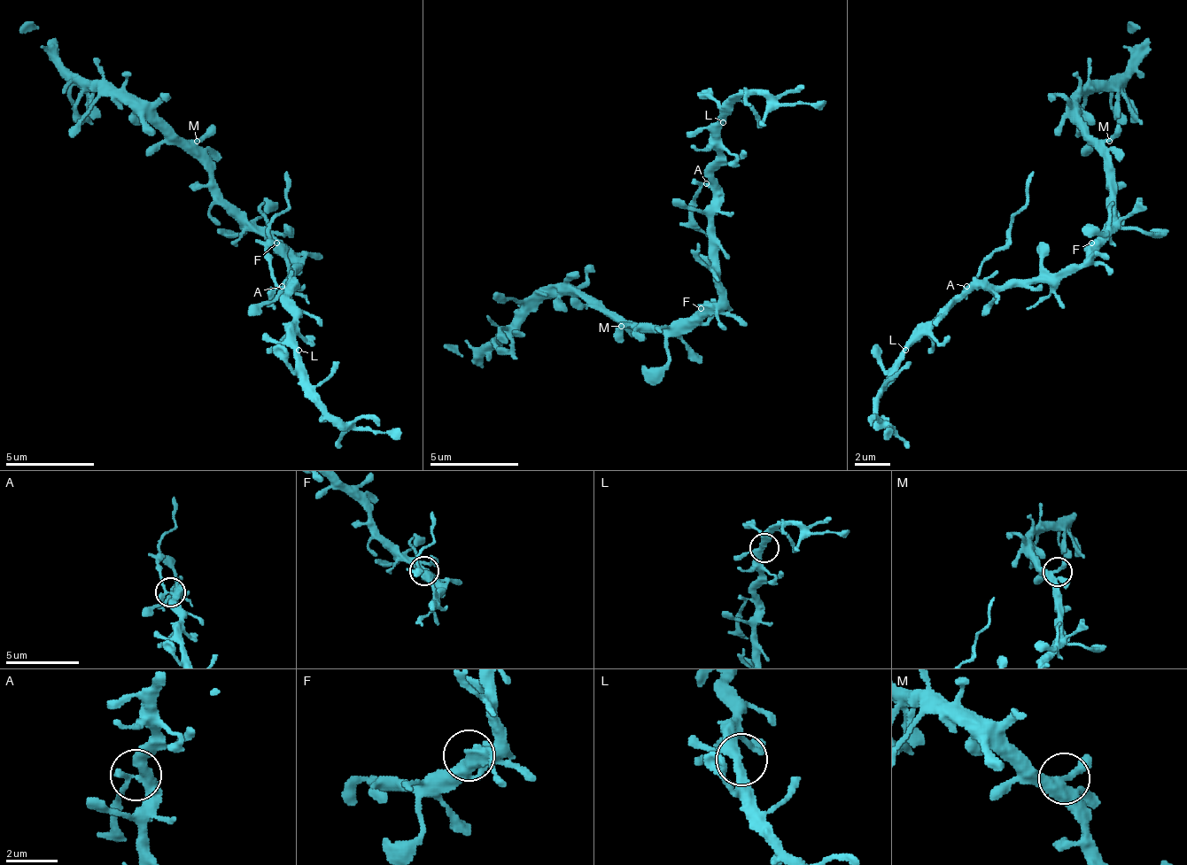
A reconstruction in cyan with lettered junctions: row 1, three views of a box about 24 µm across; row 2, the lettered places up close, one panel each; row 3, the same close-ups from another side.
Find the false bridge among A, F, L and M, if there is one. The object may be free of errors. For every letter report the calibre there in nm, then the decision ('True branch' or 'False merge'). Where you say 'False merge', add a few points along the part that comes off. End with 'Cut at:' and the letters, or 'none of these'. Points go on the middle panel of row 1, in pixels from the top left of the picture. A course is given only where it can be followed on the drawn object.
A: Thickness 340 nm. False merge. Course of the part to remove: (705, 184), (692, 224), (709, 237), (709, 251)
F: Thickness 400 nm. True branch
L: Thickness 280 nm. True branch
M: Thickness 320 nm. True branch
Cut at: A

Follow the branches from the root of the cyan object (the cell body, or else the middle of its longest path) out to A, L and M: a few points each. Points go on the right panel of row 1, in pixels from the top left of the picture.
A: (1096, 247), (1078, 265), (1065, 265), (1056, 274), (1012, 278), (998, 287), (967, 287)
L: (1096, 247), (1078, 265), (1065, 265), (1056, 274), (1012, 278), (998, 287), (967, 287), (905, 350)
M: (1096, 247), (1100, 229), (1109, 216), (1109, 141)

